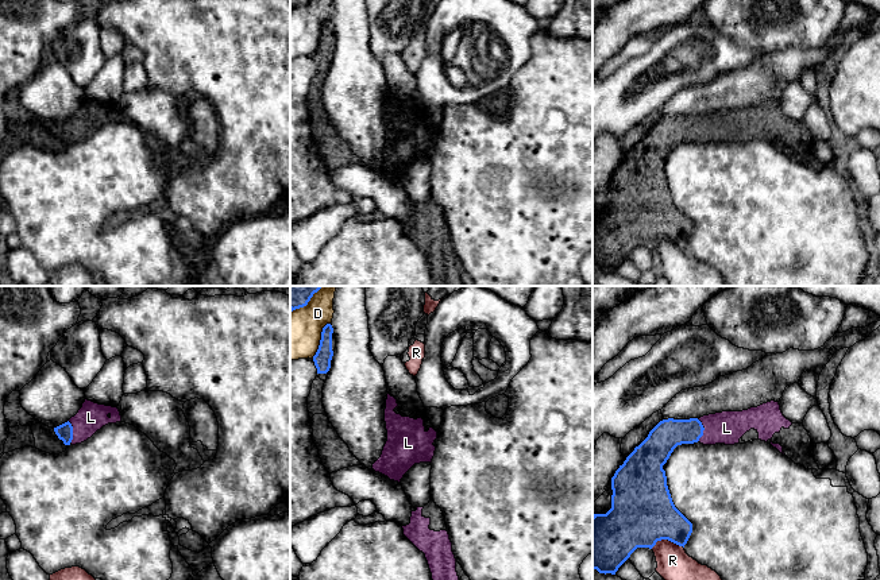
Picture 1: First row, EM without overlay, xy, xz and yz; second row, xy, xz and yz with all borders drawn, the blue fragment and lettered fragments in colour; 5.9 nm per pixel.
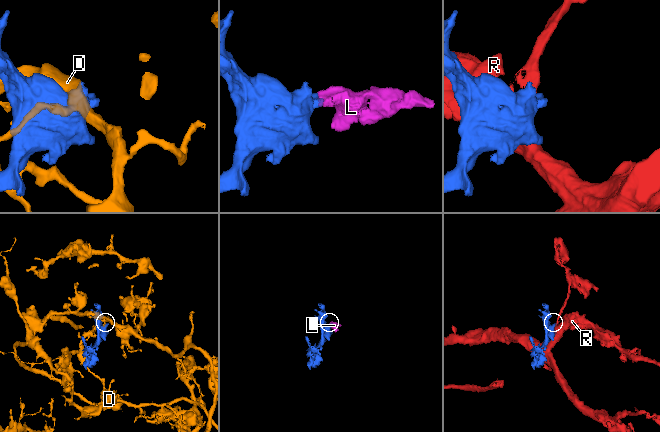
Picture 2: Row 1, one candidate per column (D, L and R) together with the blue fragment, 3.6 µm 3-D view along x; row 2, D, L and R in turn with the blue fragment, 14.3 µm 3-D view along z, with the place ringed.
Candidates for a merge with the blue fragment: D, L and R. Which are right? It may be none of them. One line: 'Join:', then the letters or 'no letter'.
Join: L

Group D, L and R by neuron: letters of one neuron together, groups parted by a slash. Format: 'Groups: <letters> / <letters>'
Groups: D / L / R

